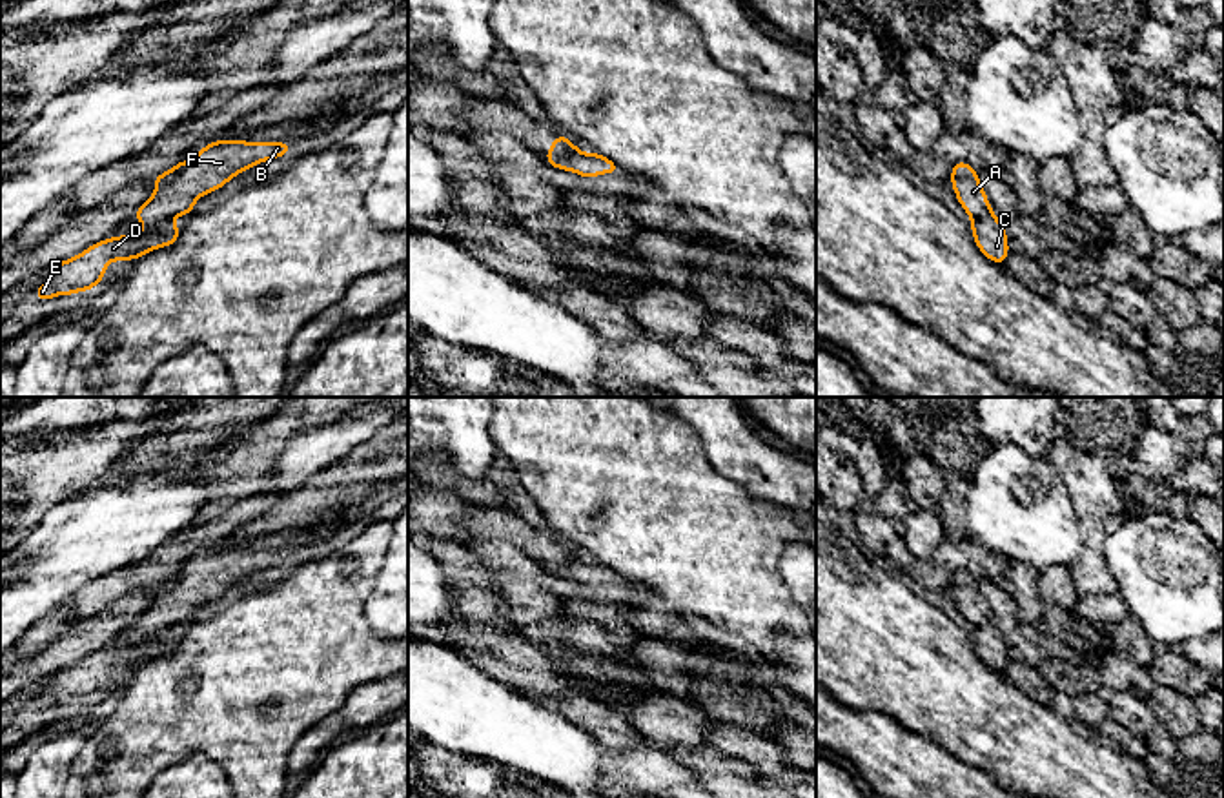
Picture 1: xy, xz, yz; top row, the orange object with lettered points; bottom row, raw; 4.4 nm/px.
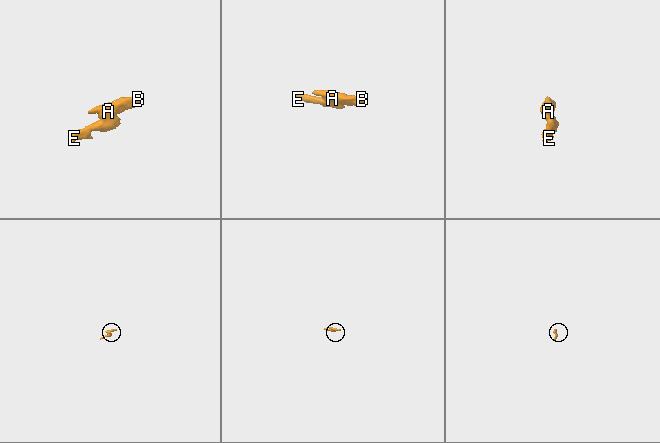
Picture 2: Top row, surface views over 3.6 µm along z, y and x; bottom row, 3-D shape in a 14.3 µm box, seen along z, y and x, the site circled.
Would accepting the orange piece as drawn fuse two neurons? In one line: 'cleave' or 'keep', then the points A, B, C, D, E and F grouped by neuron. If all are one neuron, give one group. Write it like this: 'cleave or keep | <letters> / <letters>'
cleave | A B F / C D E

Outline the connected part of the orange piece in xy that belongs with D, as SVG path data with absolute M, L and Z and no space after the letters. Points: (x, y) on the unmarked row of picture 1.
M168 627L135 643L104 647L80 663L55 672L51 685L35 698L36 709L93 698L100 692L111 669L135 669L157 656L171 654L178 649L180 638Z

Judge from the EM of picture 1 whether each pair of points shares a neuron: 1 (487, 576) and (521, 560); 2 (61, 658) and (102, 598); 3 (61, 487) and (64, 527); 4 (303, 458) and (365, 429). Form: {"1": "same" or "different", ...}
{"1": "different", "2": "different", "3": "different", "4": "same"}

